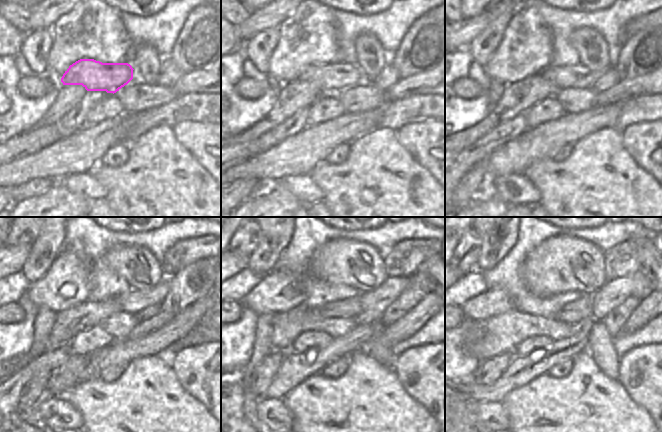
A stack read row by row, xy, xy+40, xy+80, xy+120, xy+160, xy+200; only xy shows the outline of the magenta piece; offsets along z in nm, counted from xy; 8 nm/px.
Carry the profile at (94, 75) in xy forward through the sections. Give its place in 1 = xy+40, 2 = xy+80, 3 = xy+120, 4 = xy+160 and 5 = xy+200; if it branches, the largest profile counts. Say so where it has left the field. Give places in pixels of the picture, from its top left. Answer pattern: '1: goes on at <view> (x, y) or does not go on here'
1: goes on at xy+40 (333, 77)
2: goes on at xy+80 (577, 76)
3: goes on at xy+120 (134, 301)
4: goes on at xy+160 (374, 303)
5: goes on at xy+200 (613, 293)

